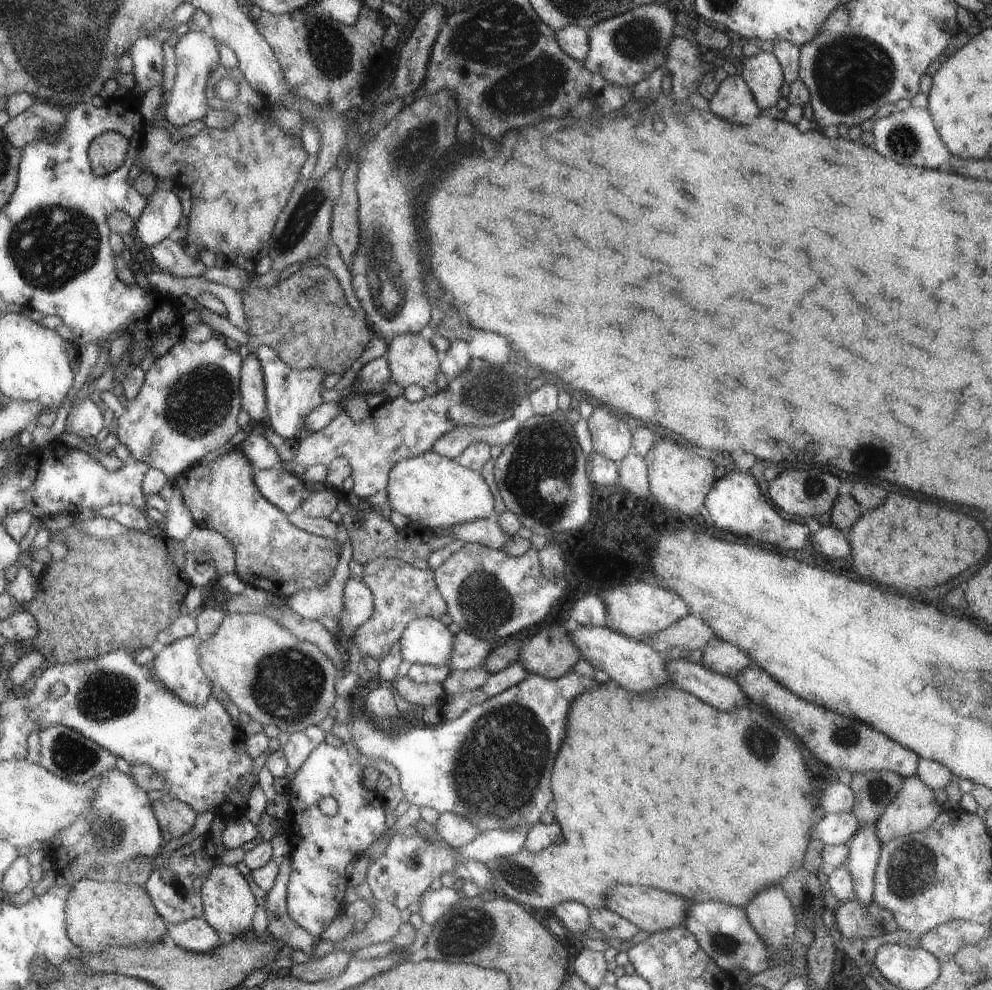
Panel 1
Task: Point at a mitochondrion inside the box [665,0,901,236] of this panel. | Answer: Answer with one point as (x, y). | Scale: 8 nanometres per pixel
(848, 74)

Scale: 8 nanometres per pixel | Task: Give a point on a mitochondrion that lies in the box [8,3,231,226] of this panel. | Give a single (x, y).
(48, 129)

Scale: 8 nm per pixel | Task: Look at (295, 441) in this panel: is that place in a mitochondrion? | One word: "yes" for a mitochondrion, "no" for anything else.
no

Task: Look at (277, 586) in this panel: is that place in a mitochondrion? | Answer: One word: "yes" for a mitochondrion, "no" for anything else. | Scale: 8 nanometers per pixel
no

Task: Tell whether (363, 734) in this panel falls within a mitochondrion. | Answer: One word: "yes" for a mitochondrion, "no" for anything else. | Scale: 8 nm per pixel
no

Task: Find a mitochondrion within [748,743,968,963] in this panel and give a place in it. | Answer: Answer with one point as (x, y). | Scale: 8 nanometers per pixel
(910, 868)

